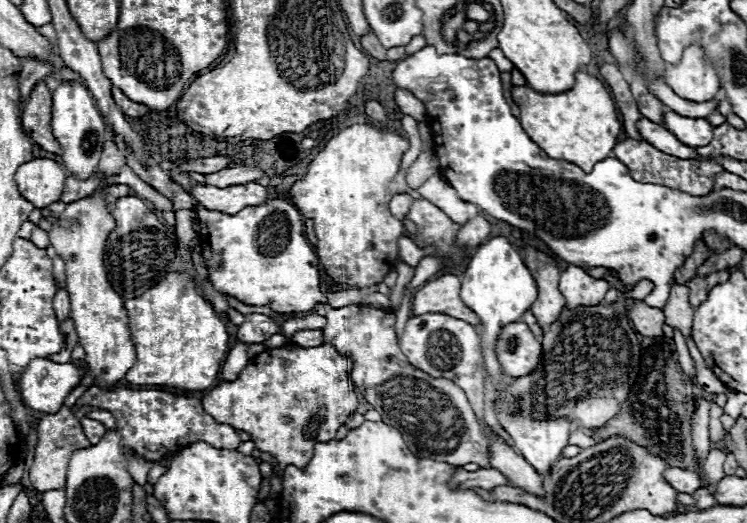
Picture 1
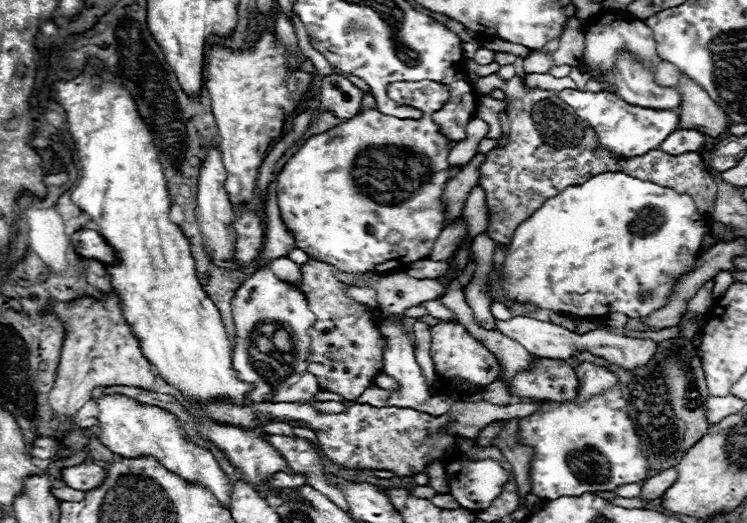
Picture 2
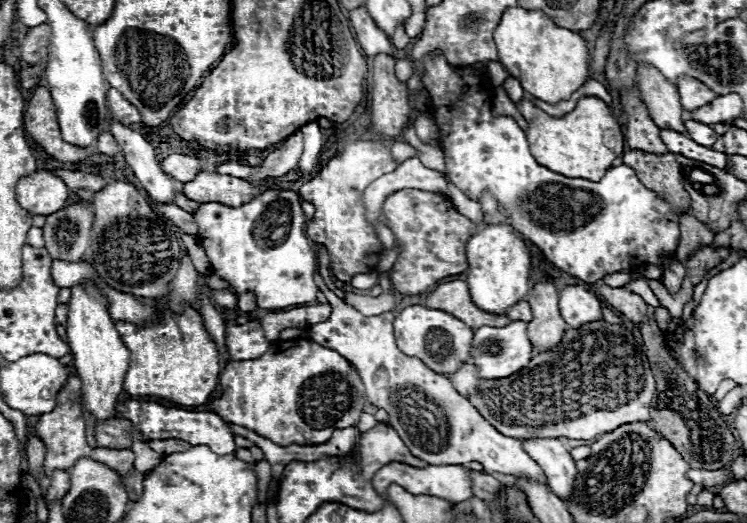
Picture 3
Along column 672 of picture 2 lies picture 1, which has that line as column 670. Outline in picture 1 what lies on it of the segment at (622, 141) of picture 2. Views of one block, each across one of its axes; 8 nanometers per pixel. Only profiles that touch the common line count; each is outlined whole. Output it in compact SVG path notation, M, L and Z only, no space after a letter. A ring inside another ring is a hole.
M666 112L664 126L686 146L698 148L706 146L712 140L712 126L708 120L692 120L676 112Z

